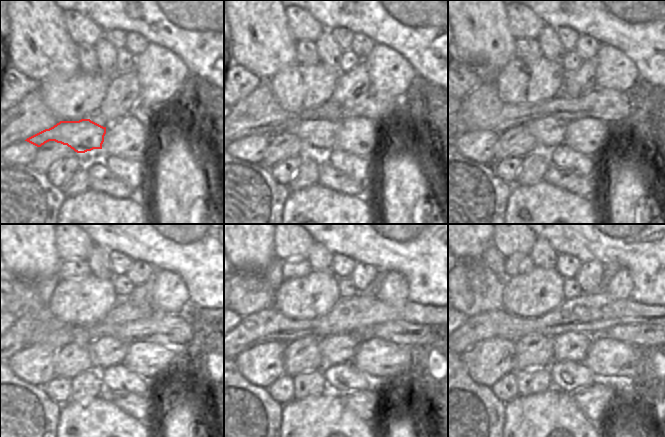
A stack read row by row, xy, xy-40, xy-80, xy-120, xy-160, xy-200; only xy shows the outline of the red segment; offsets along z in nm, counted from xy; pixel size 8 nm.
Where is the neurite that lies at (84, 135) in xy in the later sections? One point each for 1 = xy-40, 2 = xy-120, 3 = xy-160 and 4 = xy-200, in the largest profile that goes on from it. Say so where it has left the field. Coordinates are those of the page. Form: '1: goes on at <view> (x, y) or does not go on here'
1: goes on at xy-40 (318, 135)
2: goes on at xy-120 (104, 352)
3: goes on at xy-160 (335, 349)
4: goes on at xy-200 (572, 346)

